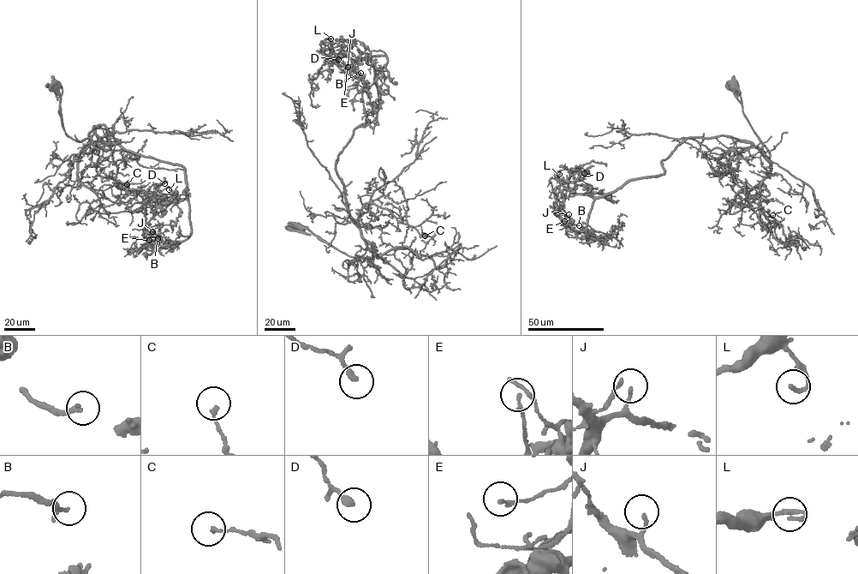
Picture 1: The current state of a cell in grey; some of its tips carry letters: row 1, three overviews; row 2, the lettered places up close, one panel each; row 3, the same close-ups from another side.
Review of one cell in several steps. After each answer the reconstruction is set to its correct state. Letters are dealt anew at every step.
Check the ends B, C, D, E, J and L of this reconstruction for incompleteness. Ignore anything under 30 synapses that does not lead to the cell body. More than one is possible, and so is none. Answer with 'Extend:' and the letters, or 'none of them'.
Extend: none of them

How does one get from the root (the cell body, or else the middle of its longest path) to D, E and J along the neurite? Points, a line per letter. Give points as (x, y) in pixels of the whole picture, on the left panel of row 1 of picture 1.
D: (55, 86), (69, 136), (80, 141), (102, 125), (127, 150), (186, 168), (185, 198), (163, 206), (164, 183)
E: (55, 86), (74, 140), (102, 125), (127, 150), (186, 168), (186, 198), (153, 216), (149, 240)
J: (55, 86), (74, 140), (102, 125), (127, 150), (186, 168), (186, 198), (156, 213), (152, 231)

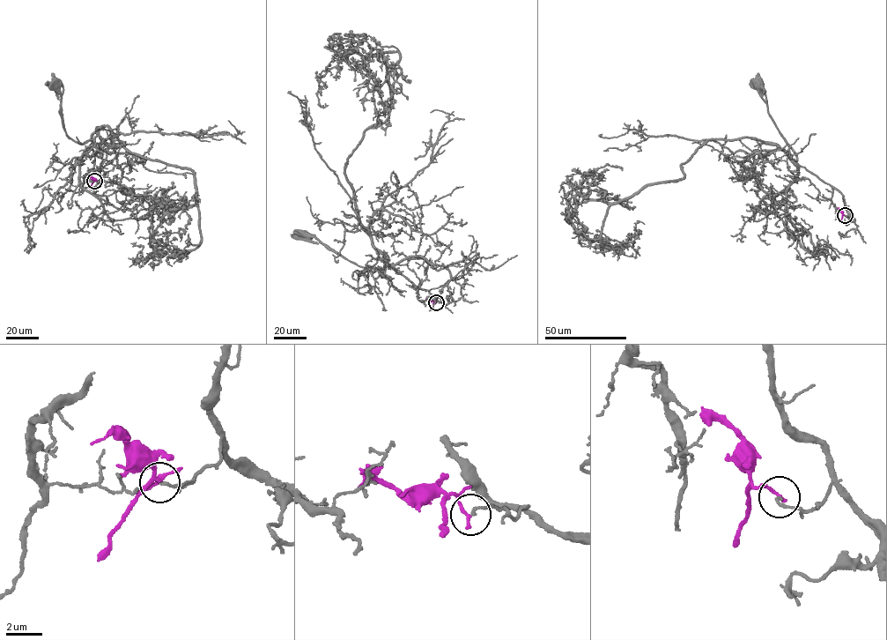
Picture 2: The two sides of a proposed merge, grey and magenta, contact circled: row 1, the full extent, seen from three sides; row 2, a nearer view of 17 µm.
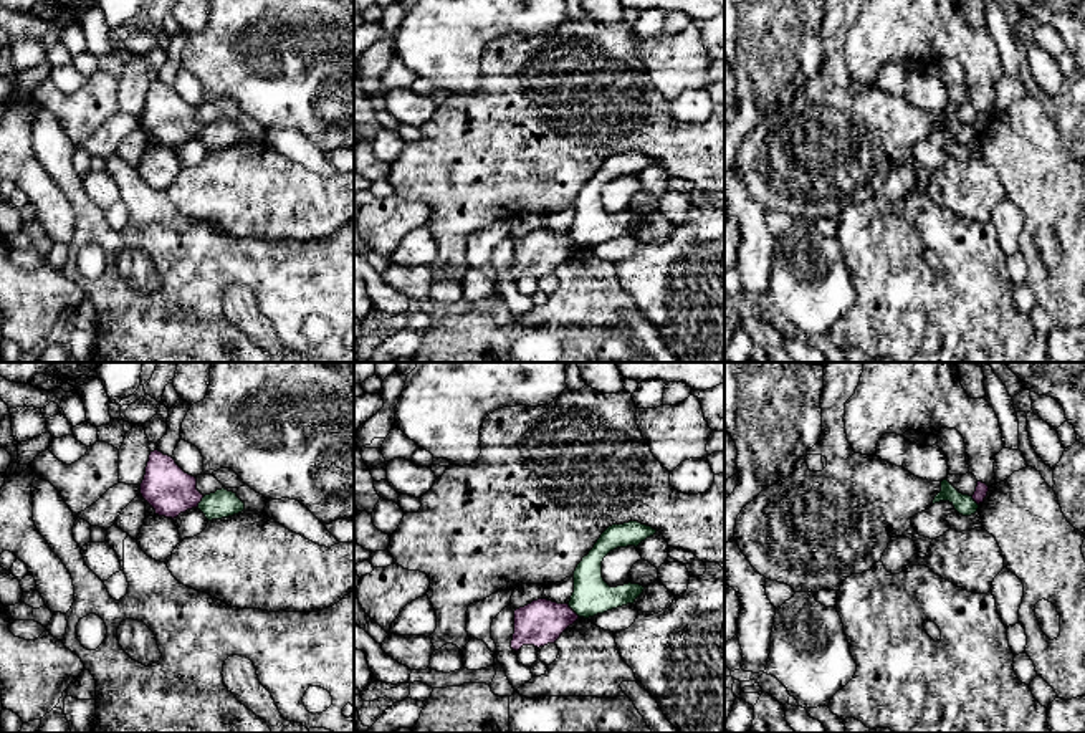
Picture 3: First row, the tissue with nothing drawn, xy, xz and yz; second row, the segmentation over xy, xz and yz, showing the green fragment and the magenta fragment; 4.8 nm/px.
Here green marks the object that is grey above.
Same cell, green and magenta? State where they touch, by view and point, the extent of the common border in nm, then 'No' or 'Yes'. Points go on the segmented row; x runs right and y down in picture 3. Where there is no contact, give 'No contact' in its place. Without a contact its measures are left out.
Touches green at xz (574, 611). Shared border 90 nm. No

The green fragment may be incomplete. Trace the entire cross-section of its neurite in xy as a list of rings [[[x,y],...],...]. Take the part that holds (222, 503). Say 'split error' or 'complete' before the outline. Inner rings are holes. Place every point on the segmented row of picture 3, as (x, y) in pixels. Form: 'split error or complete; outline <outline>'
complete; outline [[[222,488],[215,493],[205,495],[197,508],[208,521],[212,521],[241,513],[245,503],[237,496],[237,493]]]

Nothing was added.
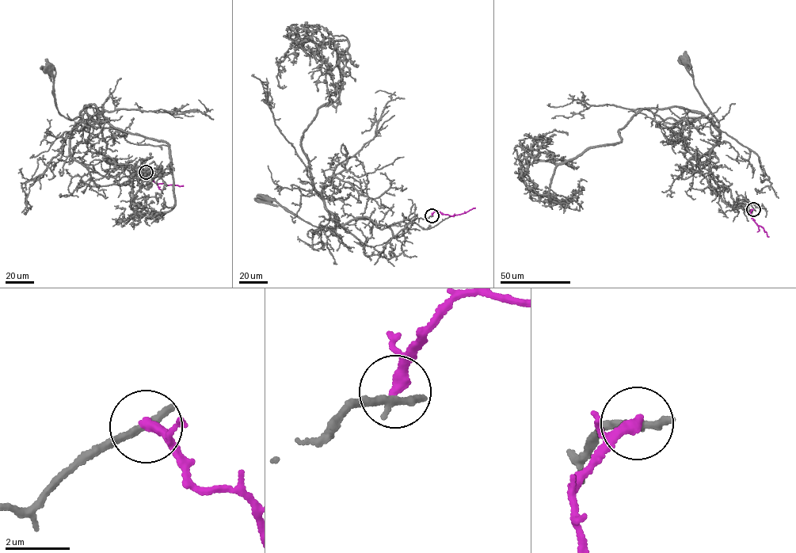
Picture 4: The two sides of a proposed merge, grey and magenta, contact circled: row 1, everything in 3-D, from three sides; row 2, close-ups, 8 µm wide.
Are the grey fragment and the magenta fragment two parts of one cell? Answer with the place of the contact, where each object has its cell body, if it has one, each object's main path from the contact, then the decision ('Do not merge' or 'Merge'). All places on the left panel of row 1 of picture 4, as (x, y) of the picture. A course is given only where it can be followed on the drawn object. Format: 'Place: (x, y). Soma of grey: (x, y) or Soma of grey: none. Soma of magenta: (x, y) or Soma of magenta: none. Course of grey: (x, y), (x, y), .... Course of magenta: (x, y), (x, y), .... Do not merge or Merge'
Place: (146, 172). Soma of grey: (48, 67). Soma of magenta: none. Course of grey: (146, 172), (97, 186), (89, 170), (70, 154), (71, 131), (81, 118), (69, 120), (59, 112), (48, 68). Course of magenta: (146, 172), (157, 184), (183, 186). Merge

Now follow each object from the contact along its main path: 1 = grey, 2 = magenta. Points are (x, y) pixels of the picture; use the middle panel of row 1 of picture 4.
1: (432, 215), (409, 221), (394, 235), (363, 216), (335, 225), (331, 215), (326, 224), (315, 226), (263, 197)
2: (432, 215), (435, 211), (451, 216), (475, 207)

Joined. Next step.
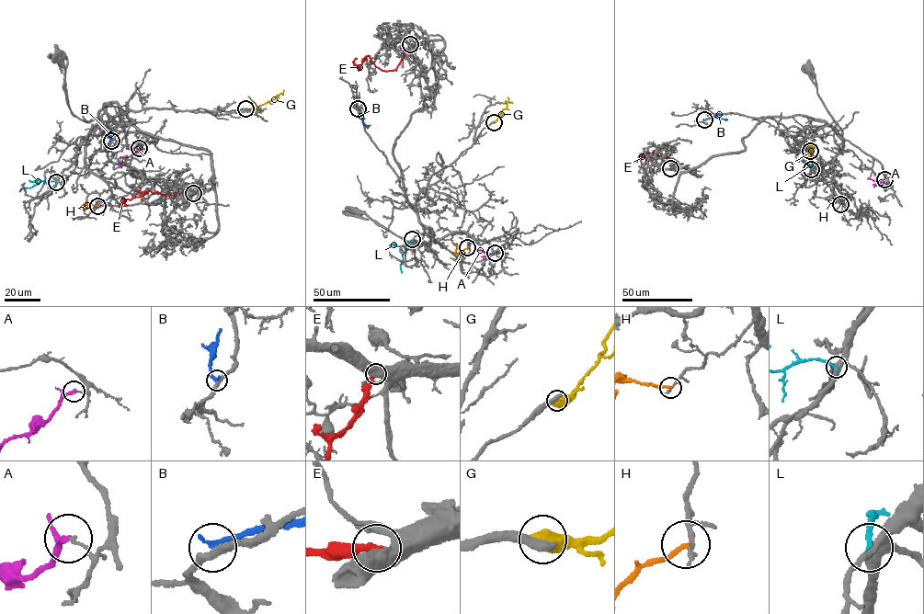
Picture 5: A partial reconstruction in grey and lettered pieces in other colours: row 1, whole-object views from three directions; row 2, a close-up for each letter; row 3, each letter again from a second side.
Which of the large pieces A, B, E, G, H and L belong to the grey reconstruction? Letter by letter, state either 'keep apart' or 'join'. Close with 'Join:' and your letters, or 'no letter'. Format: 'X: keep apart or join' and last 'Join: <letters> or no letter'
A: keep apart
B: keep apart
E: keep apart
G: keep apart
H: keep apart
L: keep apart
Join: no letter

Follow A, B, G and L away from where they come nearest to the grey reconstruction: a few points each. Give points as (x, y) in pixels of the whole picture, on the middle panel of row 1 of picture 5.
A: (495, 253), (487, 255), (475, 250)
B: (358, 108), (367, 128)
G: (494, 122), (506, 108), (507, 101), (513, 103)
L: (412, 239), (401, 246), (402, 272)

